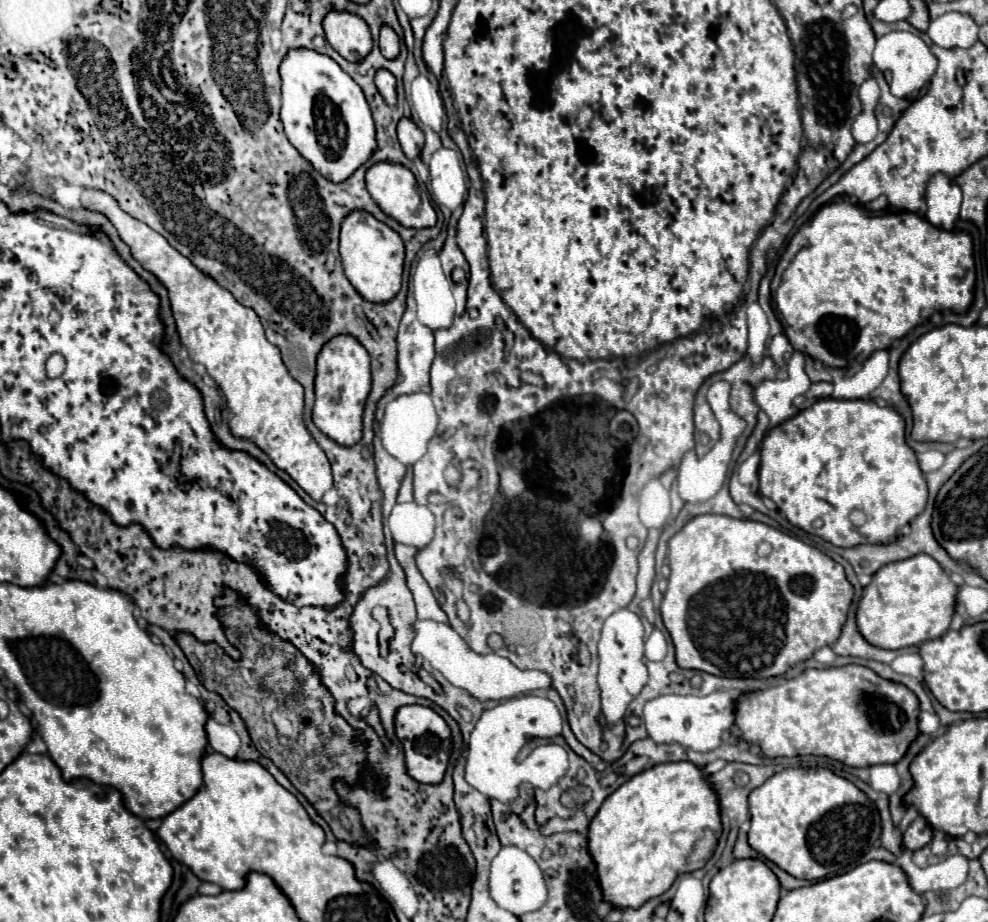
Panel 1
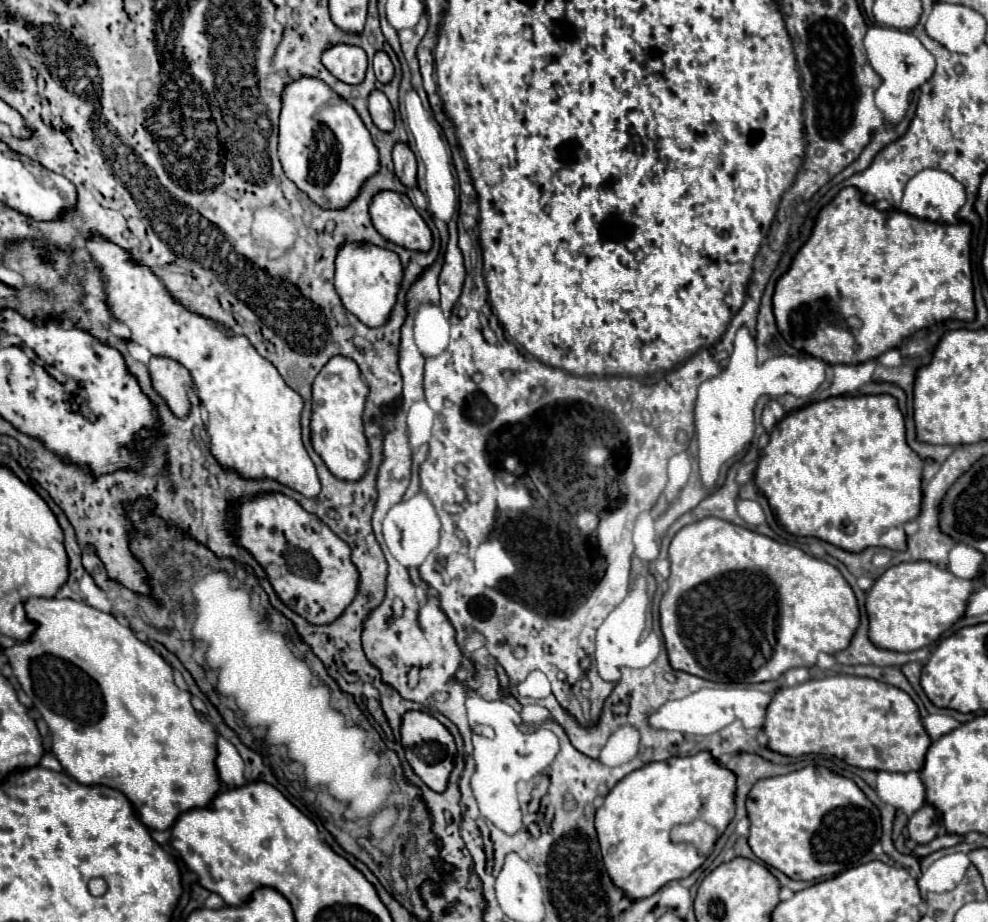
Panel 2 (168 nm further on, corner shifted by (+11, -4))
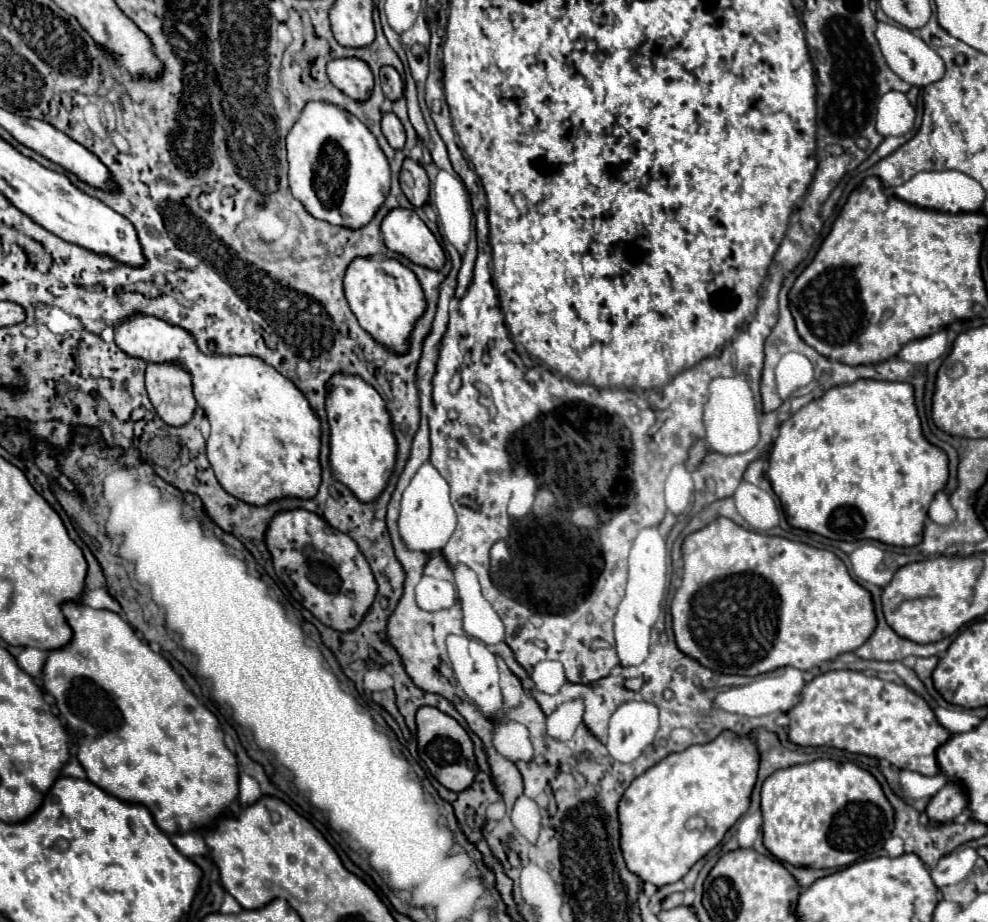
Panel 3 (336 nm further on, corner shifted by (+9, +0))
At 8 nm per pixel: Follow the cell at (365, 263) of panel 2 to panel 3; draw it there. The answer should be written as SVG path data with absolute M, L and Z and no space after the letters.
M357 256L347 266L343 286L345 286L345 298L349 302L349 308L357 316L359 324L377 342L385 344L393 352L405 352L411 328L425 310L423 290L415 274L395 258L375 260L371 256Z

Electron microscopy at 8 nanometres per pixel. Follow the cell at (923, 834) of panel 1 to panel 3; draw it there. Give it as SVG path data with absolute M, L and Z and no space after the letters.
M951 782L931 798L931 802L925 808L925 814L929 822L945 824L945 822L951 822L955 816L959 816L965 808L967 808L967 796L963 788Z

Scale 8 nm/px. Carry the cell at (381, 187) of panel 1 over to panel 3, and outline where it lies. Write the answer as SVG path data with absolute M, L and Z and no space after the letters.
M393 208L387 212L381 224L381 234L391 252L399 252L415 264L433 270L439 270L445 264L445 254L437 238L415 210Z

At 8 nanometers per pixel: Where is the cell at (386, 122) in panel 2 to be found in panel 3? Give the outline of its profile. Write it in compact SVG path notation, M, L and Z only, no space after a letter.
M383 112L381 130L383 130L385 138L389 140L389 144L393 148L403 148L403 144L405 144L405 128L403 128L401 120L393 112Z

